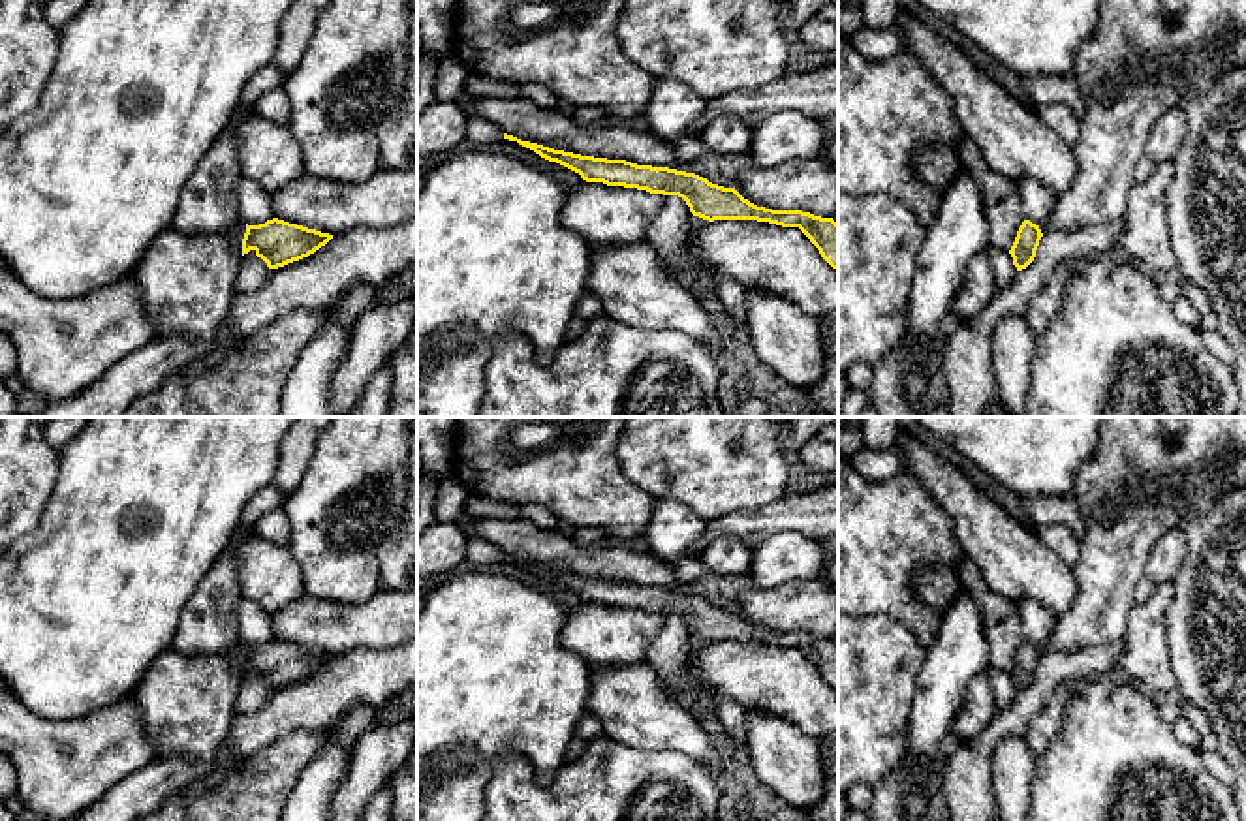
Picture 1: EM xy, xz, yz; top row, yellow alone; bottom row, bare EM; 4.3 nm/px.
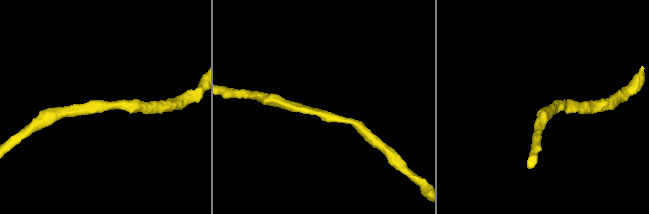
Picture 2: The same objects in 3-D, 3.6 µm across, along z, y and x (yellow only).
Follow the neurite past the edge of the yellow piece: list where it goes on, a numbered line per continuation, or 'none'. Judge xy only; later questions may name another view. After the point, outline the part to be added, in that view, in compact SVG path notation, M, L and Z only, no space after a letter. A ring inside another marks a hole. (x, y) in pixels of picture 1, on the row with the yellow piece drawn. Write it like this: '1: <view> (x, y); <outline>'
none

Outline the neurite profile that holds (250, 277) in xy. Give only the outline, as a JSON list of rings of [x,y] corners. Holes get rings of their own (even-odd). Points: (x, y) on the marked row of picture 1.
[[[250,250],[241,257],[241,267],[237,271],[235,287],[237,293],[254,293],[269,278],[271,269],[267,263]]]

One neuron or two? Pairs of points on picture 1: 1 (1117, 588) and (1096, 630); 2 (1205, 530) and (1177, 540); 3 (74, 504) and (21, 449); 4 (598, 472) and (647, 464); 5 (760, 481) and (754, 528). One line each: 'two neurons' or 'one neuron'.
1: one neuron
2: two neurons
3: two neurons
4: two neurons
5: two neurons

